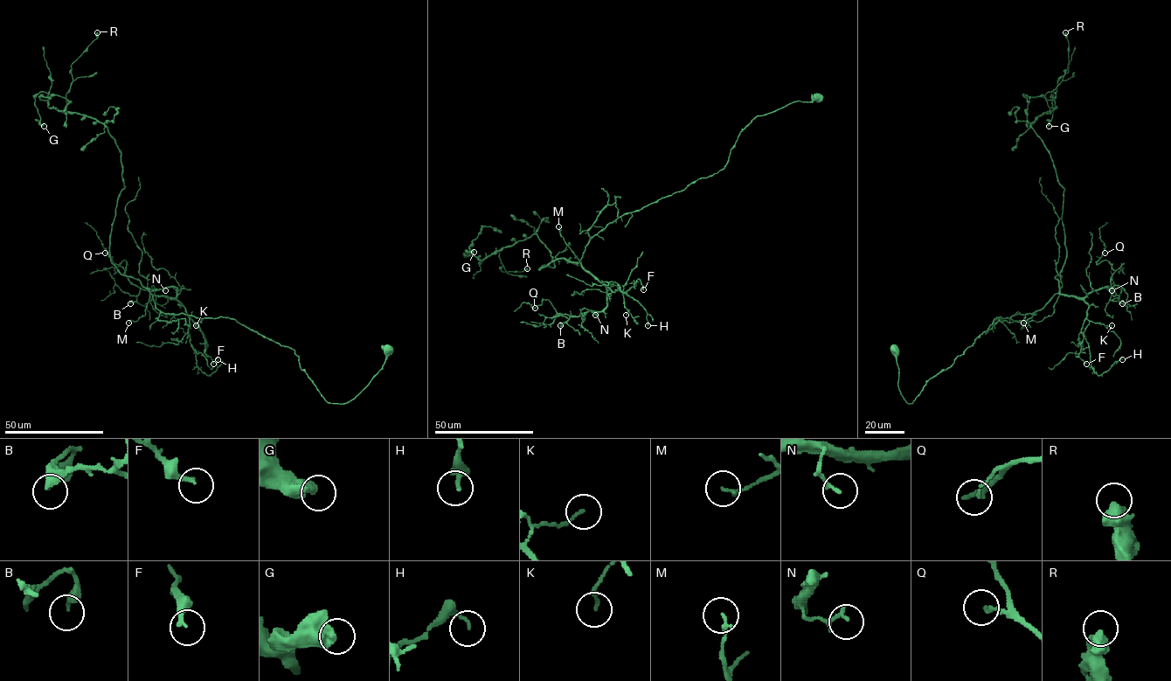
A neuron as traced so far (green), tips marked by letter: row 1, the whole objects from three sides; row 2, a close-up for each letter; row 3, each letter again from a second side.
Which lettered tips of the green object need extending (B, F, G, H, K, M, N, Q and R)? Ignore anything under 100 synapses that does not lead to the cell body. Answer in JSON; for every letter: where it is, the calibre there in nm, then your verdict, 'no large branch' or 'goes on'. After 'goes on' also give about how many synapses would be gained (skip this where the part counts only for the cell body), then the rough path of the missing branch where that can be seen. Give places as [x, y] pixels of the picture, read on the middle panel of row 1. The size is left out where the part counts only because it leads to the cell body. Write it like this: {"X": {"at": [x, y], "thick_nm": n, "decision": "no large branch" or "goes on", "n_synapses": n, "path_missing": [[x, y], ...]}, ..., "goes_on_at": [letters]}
{"B": {"at": [560, 325], "thick_nm": 260, "decision": "no large branch"}, "F": {"at": [643, 289], "thick_nm": 200, "decision": "no large branch"}, "G": {"at": [474, 252], "thick_nm": 600, "decision": "no large branch"}, "H": {"at": [647, 325], "thick_nm": 150, "decision": "no large branch"}, "K": {"at": [626, 315], "thick_nm": 130, "decision": "no large branch"}, "M": {"at": [558, 226], "thick_nm": 160, "decision": "no large branch"}, "N": {"at": [595, 315], "thick_nm": 150, "decision": "no large branch"}, "Q": {"at": [535, 308], "thick_nm": 120, "decision": "no large branch"}, "R": {"at": [527, 268], "thick_nm": 480, "decision": "no large branch"}, "goes_on_at": []}

